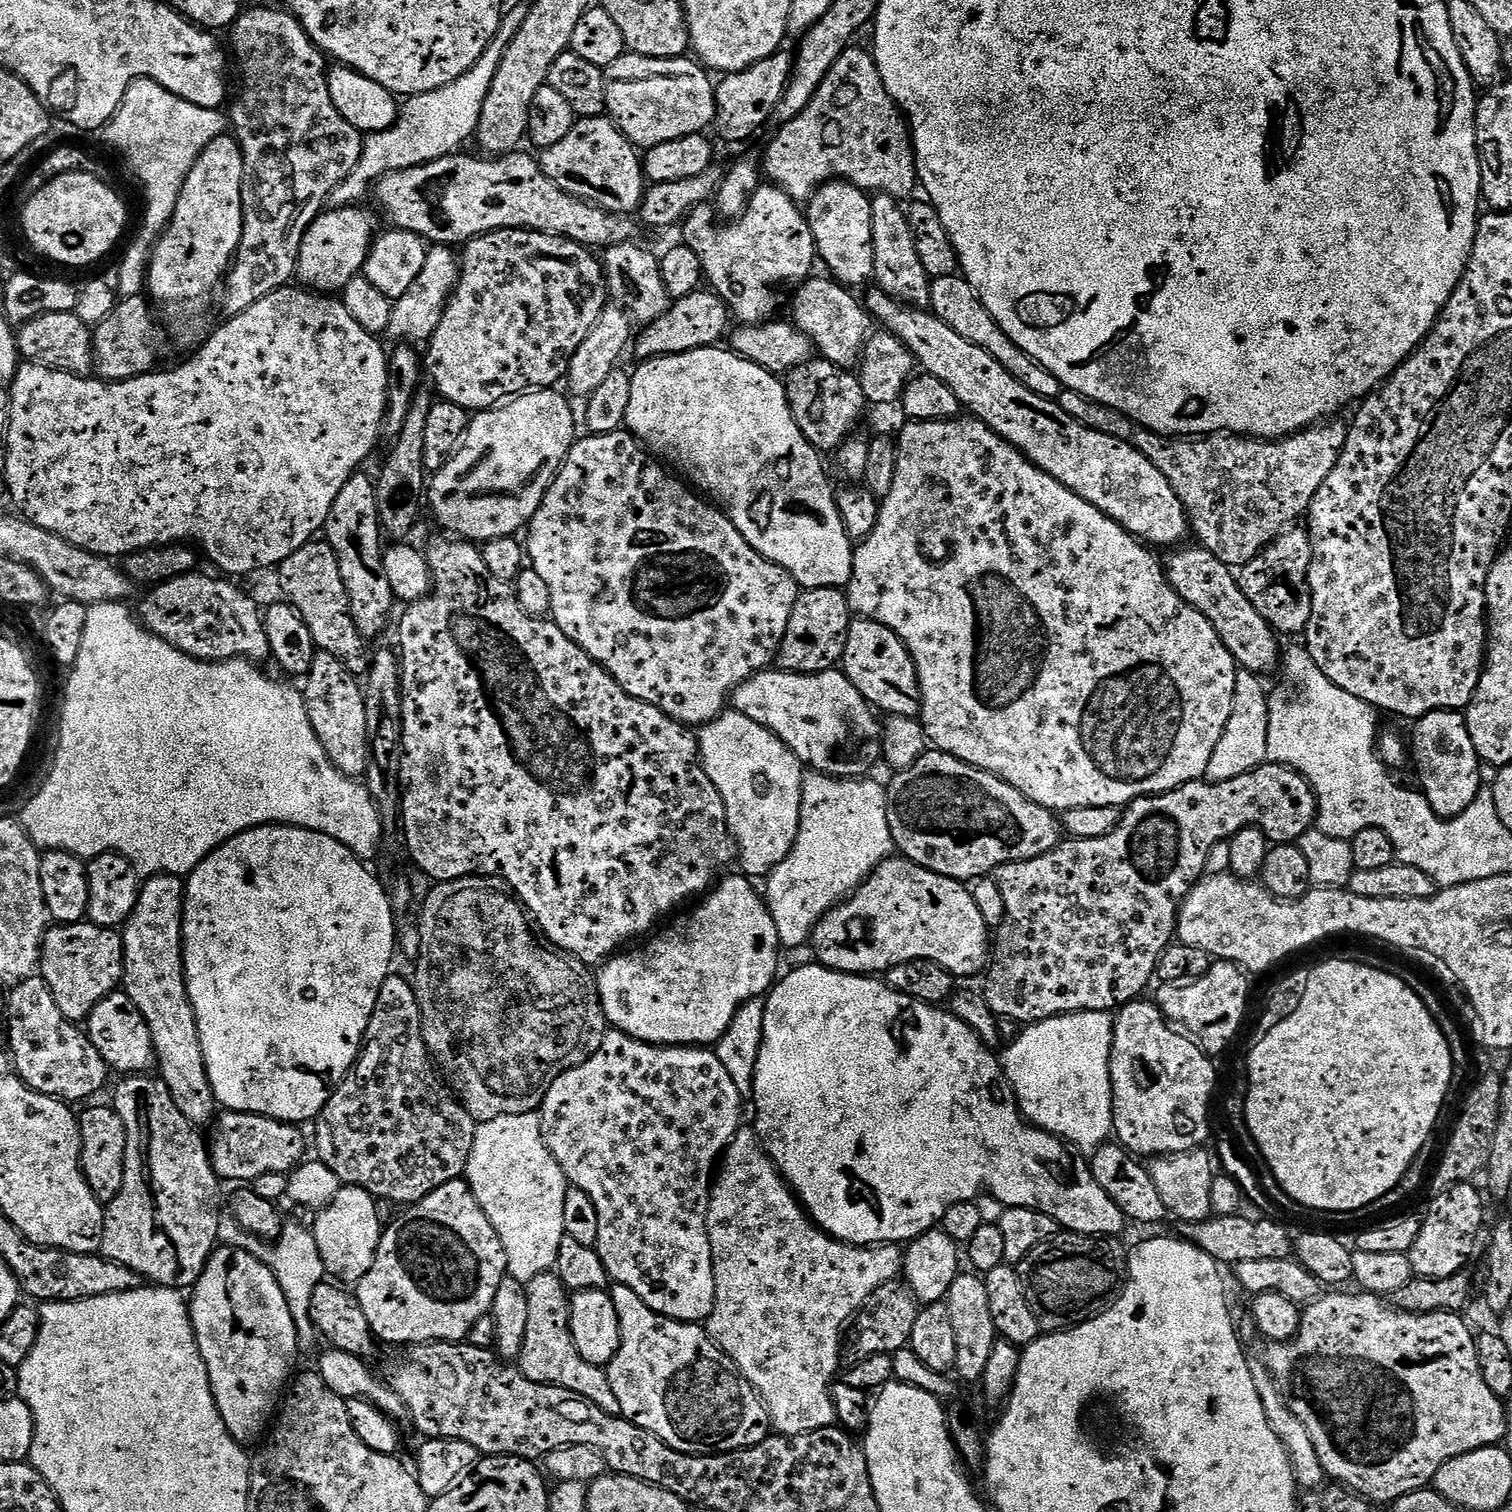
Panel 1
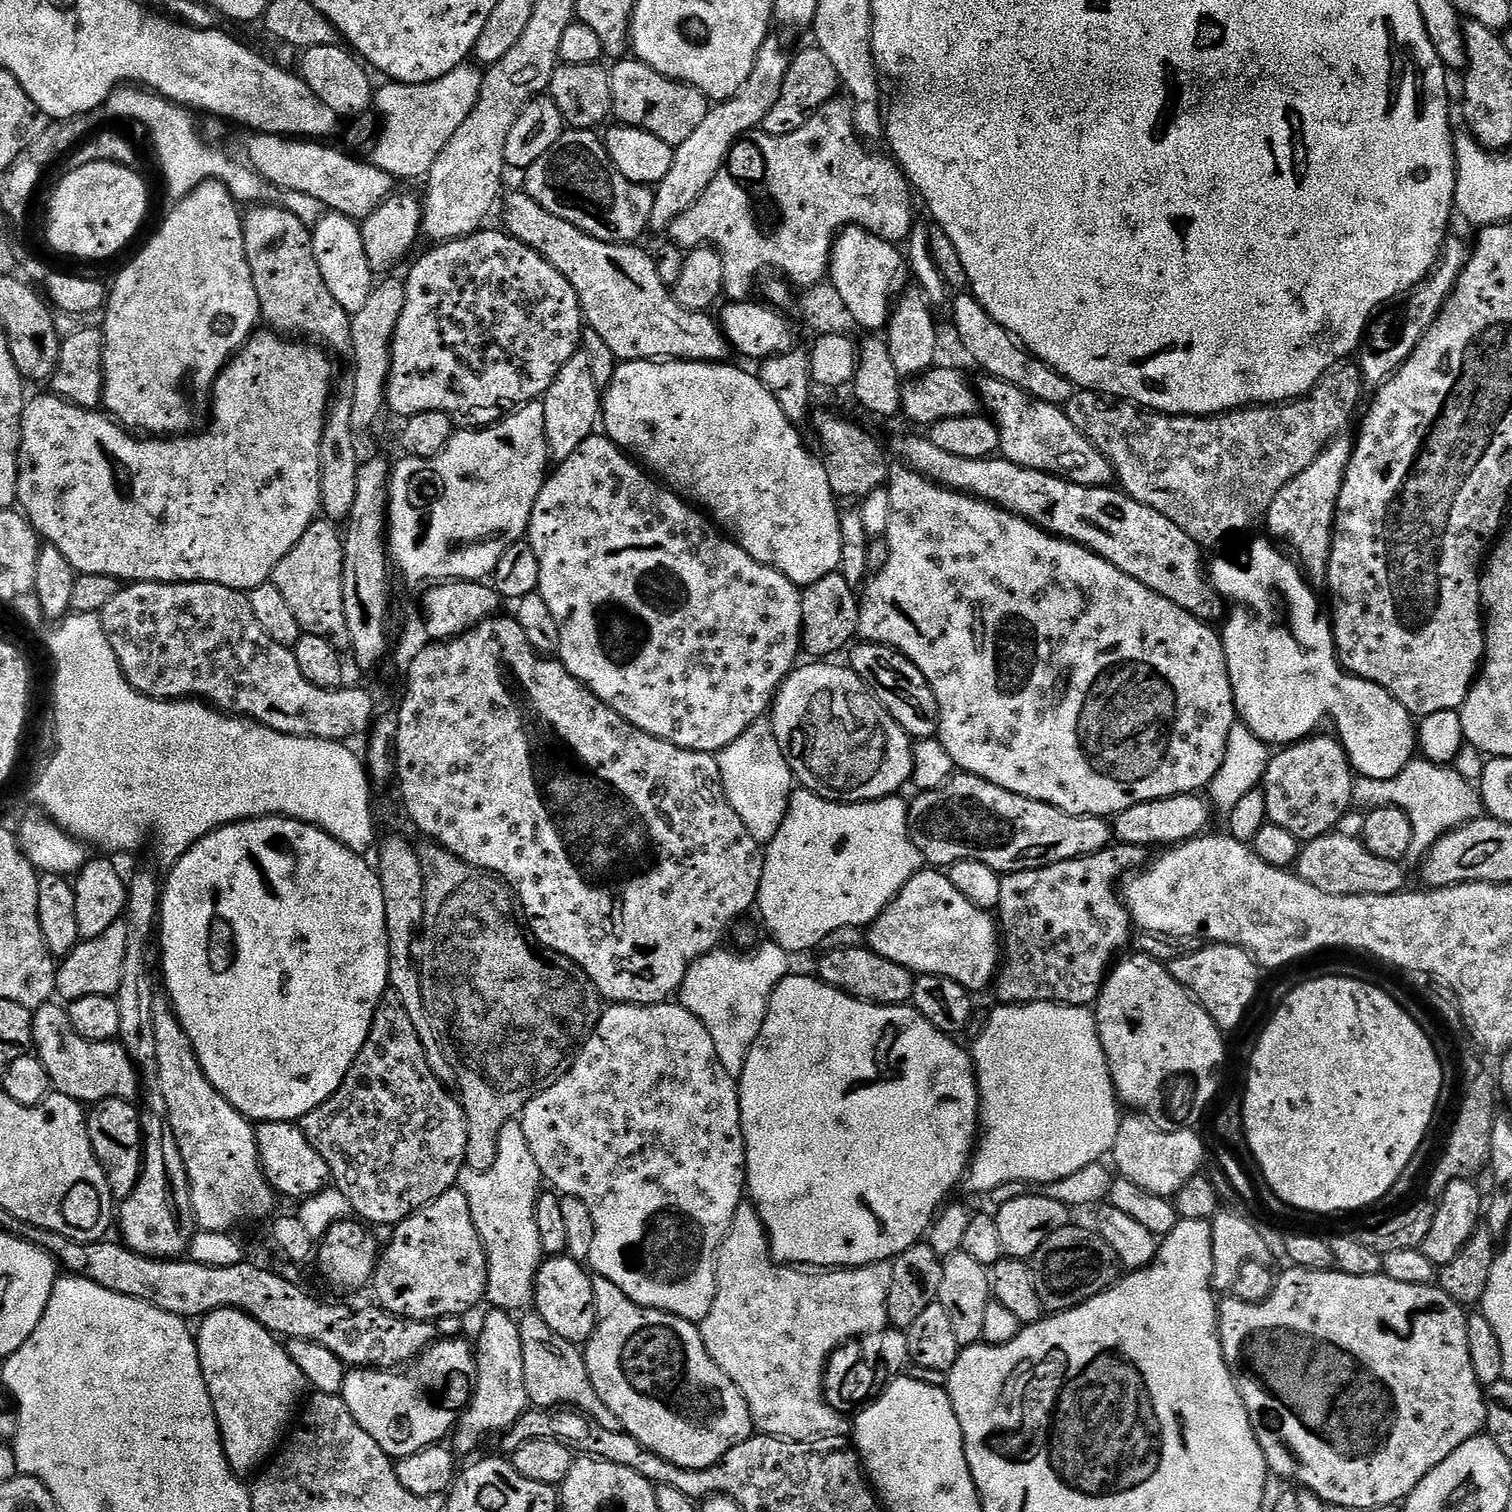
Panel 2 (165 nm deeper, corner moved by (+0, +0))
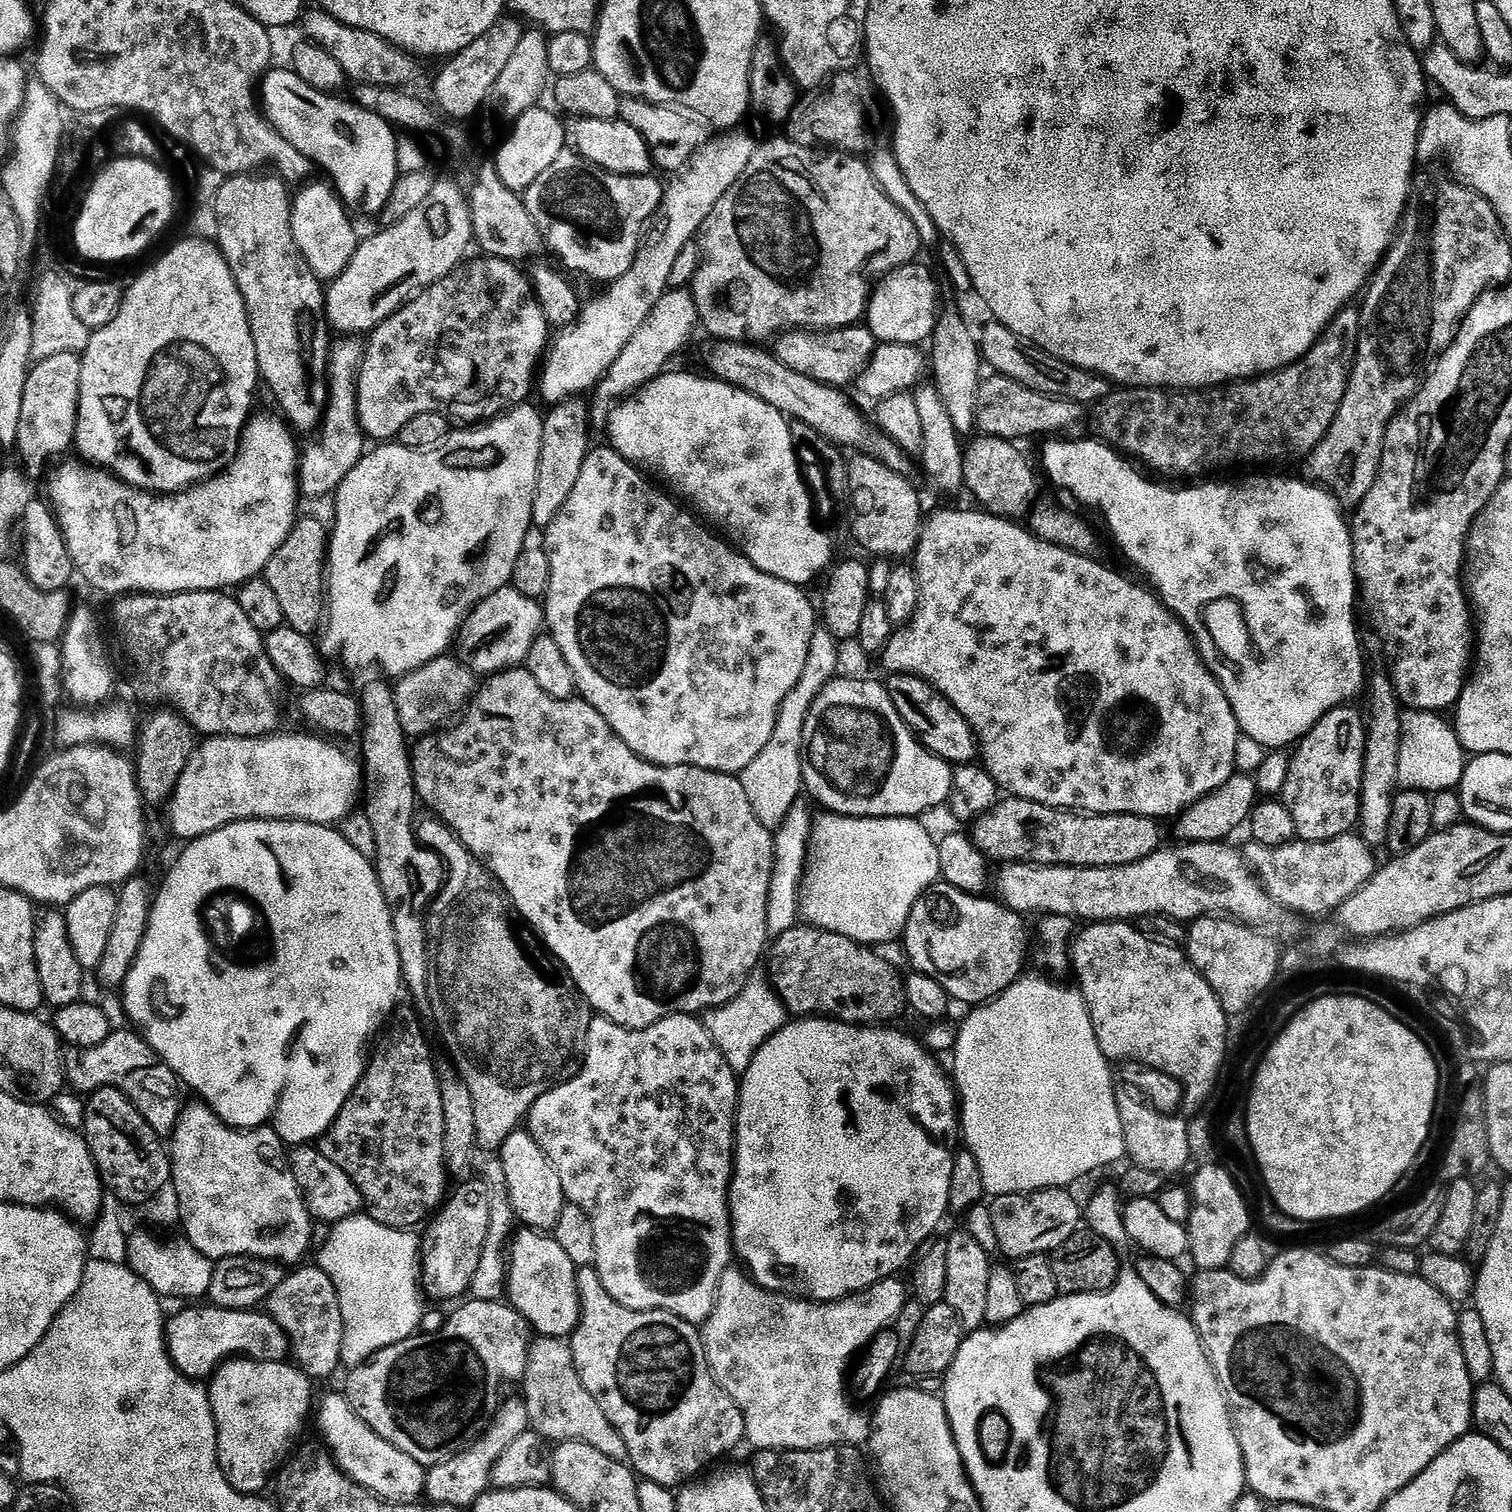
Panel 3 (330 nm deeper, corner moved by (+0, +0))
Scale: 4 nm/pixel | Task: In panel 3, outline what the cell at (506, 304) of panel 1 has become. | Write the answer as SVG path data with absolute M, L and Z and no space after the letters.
M481 255L479 257L480 260L472 260L469 259L467 262L460 265L460 267L456 268L451 272L446 278L442 278L438 282L434 282L431 284L428 289L424 292L419 292L416 297L414 297L410 303L403 304L390 318L386 318L386 322L382 322L379 324L367 337L366 347L364 349L364 361L361 364L360 368L360 377L357 380L357 412L360 415L360 426L364 429L365 437L371 438L372 436L376 439L376 442L392 442L397 439L400 435L400 431L402 430L402 426L406 426L406 422L410 422L410 418L418 418L418 414L426 414L427 412L437 412L438 414L442 414L443 416L447 416L449 421L456 422L456 420L461 420L461 425L464 426L476 426L481 422L487 422L490 420L495 420L497 416L504 415L505 412L512 411L513 408L520 407L521 404L525 403L529 399L528 395L532 392L532 379L537 379L538 369L541 367L542 361L545 359L546 353L550 348L550 336L548 340L548 332L550 333L550 325L548 322L548 318L544 313L542 306L538 298L536 297L536 291L532 288L532 281L530 279L529 273L527 271L523 272L521 265L519 263L503 260L502 258L498 258L497 256L485 256Z

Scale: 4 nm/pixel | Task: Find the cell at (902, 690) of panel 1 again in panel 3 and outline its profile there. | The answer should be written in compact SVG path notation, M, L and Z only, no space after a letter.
M901 672L889 675L887 679L886 687L890 702L894 702L894 710L898 710L898 714L904 719L904 725L924 747L953 766L971 764L977 759L976 733L972 731L966 718L962 718L960 711L935 686L922 678Z

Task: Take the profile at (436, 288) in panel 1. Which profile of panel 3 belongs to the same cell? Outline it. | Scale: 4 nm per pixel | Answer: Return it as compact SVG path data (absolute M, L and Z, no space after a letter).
M348 342L345 348L337 347L335 359L330 364L330 399L326 419L318 436L320 441L313 448L304 448L300 458L300 491L305 497L331 497L339 484L358 466L366 451L366 437L360 426L357 412L357 380L360 377L361 364L364 361L365 345L360 342Z

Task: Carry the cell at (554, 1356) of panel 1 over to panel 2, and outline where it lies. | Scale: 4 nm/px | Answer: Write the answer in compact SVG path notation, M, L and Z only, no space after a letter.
M524 1314L519 1317L518 1323L522 1334L522 1363L526 1365L526 1390L531 1407L536 1410L575 1410L584 1413L598 1426L606 1426L606 1430L621 1431L618 1418L606 1410L602 1398L598 1398L598 1390L594 1390L594 1382L590 1382L583 1351L566 1338L558 1338L558 1334L554 1334L554 1330L550 1330L540 1316Z

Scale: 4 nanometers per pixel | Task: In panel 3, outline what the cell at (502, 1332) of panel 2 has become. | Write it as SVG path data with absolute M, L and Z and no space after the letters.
M520 1398L505 1399L480 1439L474 1441L454 1458L450 1458L445 1464L435 1464L429 1469L427 1499L431 1503L454 1506L458 1510L471 1509L476 1499L483 1492L489 1491L492 1484L492 1471L498 1460L502 1458L502 1454L506 1454L510 1442L514 1442L514 1438L518 1438L523 1432L529 1431L529 1428L528 1405Z

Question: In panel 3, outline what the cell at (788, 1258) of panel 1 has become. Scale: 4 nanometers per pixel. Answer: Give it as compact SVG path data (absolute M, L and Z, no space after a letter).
M729 1266L720 1279L714 1310L702 1326L702 1339L712 1377L742 1410L747 1443L765 1452L805 1452L839 1444L867 1445L872 1425L867 1415L864 1417L858 1409L852 1408L856 1406L846 1387L848 1363L856 1351L867 1349L881 1332L895 1325L902 1306L909 1299L905 1281L903 1284L900 1278L889 1278L841 1300L806 1300L782 1292L768 1292L751 1279L747 1271L739 1272L736 1266Z

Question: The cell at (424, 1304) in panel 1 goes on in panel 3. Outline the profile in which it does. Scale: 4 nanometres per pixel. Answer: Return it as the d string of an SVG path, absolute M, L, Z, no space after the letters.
M464 1184L454 1192L447 1197L446 1203L427 1225L429 1244L427 1240L422 1252L422 1292L429 1301L459 1301L459 1296L471 1289L472 1279L478 1270L480 1255L490 1230L492 1196L487 1186Z

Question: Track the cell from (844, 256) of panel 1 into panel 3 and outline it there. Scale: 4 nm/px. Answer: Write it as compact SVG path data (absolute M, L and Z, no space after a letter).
M920 263L901 264L899 268L885 271L871 289L866 307L866 327L877 341L920 346L935 330L938 317L936 280L932 277L931 270Z

